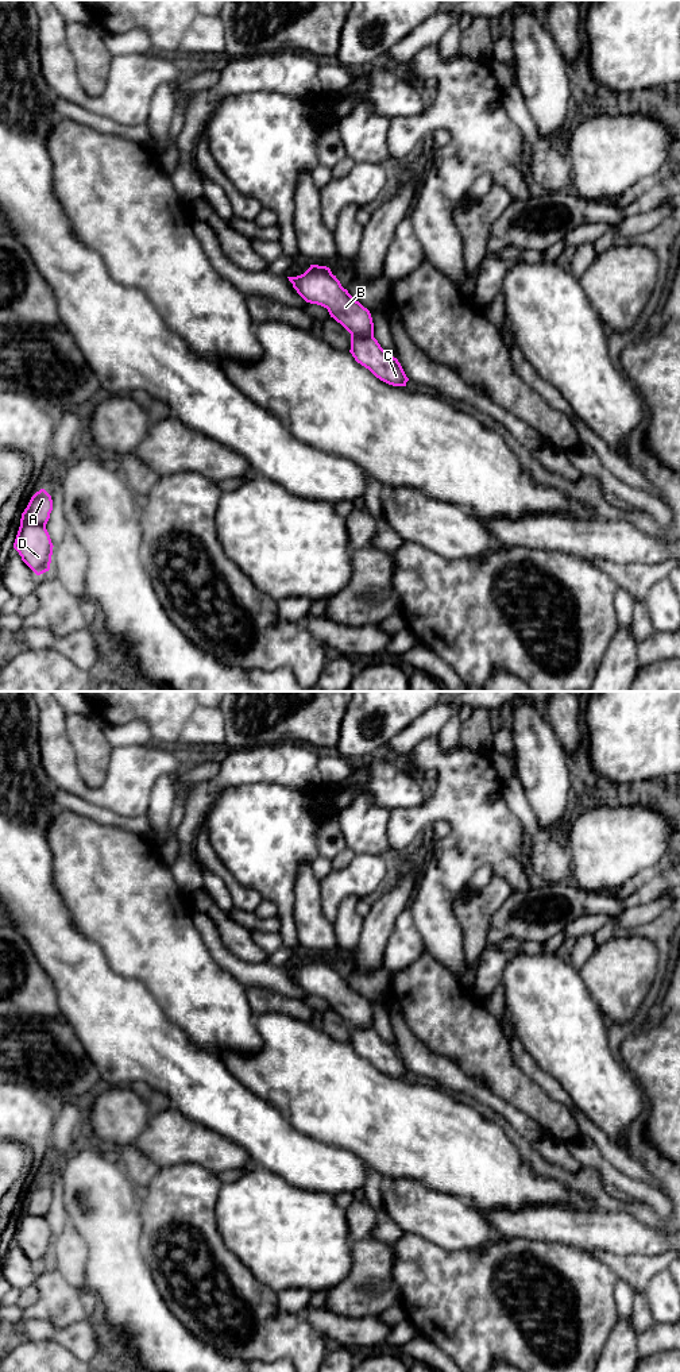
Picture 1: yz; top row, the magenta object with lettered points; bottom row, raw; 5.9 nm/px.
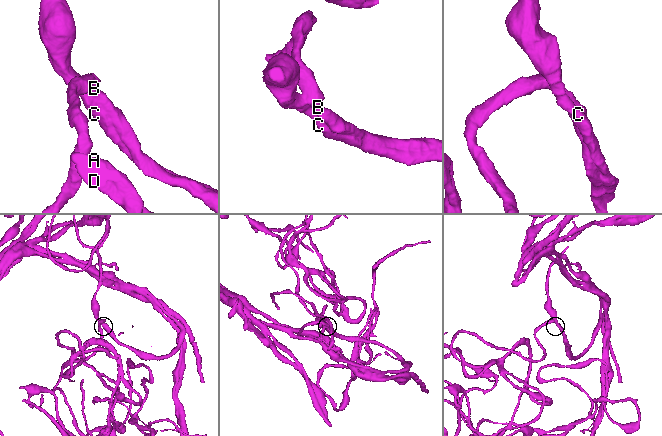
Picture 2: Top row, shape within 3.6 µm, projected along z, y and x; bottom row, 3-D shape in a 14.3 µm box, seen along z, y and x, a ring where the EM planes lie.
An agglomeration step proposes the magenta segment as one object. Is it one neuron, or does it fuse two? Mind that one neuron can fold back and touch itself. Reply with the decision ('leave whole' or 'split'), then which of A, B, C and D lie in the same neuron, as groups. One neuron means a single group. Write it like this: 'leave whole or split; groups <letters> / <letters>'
leave whole; groups A B C D

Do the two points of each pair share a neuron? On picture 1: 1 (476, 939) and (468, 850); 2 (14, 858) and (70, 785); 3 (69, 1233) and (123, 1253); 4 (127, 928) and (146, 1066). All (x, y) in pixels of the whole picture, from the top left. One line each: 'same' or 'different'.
1: different
2: different
3: different
4: different

